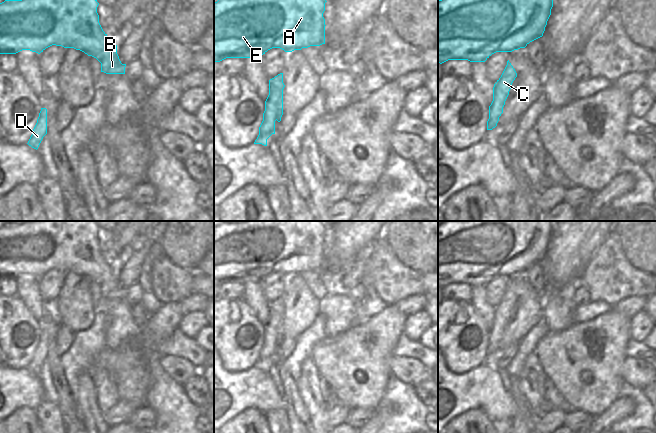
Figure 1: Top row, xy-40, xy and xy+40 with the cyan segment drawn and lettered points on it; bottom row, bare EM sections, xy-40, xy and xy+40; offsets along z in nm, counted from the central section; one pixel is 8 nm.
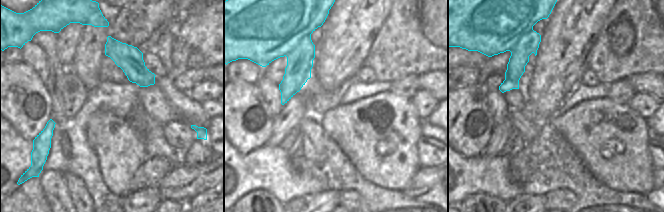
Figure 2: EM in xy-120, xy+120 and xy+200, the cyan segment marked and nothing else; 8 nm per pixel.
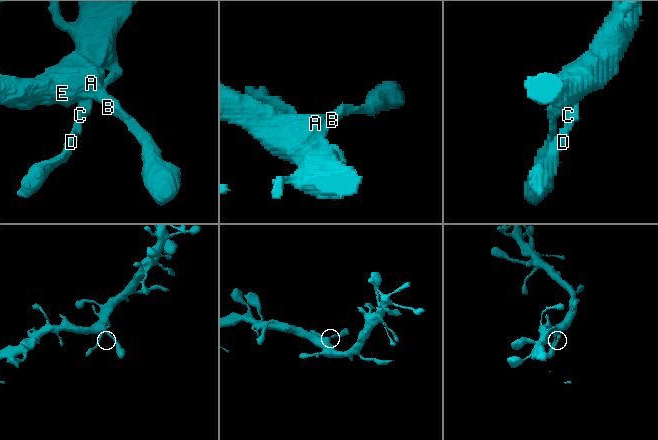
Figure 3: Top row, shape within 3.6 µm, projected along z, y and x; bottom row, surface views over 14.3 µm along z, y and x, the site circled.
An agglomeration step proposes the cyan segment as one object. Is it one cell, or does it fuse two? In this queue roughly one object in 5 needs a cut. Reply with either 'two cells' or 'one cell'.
one cell

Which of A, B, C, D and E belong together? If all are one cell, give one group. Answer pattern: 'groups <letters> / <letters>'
groups A B C D E

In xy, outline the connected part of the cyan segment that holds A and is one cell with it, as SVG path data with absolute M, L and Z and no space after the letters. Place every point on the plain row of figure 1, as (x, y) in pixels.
M323 221L221 222L214 227L214 286L226 282L258 282L272 272L285 276L325 268L325 227Z

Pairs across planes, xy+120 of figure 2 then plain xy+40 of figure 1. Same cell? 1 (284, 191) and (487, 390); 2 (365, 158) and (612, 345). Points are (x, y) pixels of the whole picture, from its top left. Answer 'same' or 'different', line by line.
1: same
2: same

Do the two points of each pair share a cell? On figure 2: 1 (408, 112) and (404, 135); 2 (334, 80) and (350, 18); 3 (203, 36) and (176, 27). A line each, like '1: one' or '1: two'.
1: one
2: one
3: one

